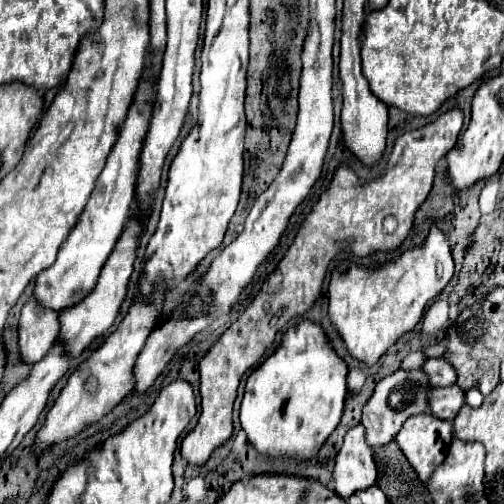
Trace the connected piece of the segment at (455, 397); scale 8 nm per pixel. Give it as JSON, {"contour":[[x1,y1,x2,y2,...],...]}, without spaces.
{"contour":[[457,384,437,386,429,390,429,408,431,414,443,420,453,420,463,406,463,390]]}

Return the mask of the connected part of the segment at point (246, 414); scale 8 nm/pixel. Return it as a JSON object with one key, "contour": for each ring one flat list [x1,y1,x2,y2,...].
{"contour":[[301,320,291,326,281,344,245,384,241,426,259,454,271,458,311,458,337,428,347,394,347,364,333,350,321,324]]}

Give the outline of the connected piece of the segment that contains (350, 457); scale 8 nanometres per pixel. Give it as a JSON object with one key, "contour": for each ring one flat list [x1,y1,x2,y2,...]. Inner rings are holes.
{"contour":[[361,424,351,428,345,442,335,458,333,468,333,488,335,492,349,500,357,490,367,490,375,484,377,470,373,462,373,450,365,442,365,432]]}

